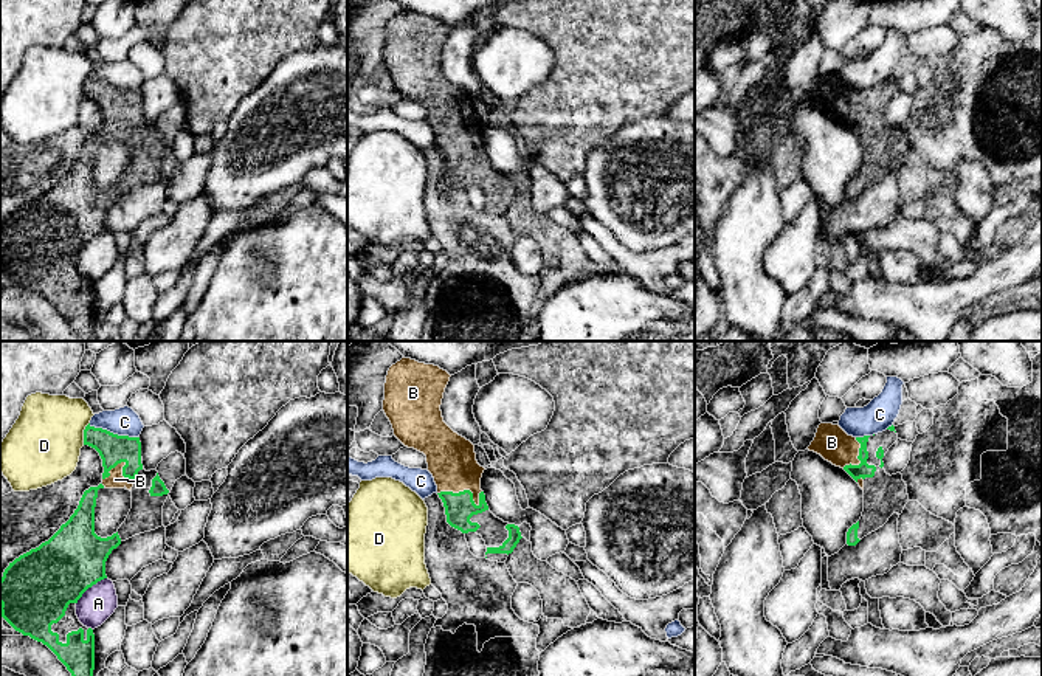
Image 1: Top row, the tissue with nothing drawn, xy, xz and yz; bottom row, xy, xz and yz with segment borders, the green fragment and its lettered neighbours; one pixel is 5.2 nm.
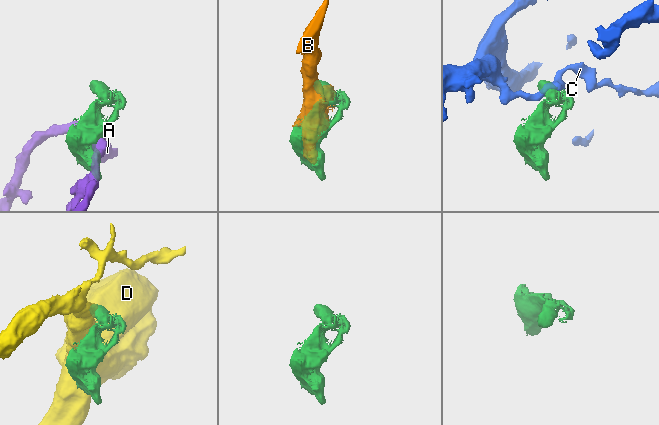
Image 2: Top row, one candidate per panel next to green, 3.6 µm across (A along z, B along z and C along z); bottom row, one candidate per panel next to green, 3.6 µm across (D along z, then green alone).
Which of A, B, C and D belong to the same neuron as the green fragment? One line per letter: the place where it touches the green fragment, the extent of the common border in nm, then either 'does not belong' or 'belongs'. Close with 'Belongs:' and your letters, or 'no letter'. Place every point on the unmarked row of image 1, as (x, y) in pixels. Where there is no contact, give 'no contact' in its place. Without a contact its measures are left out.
A: meets green in xy at (89, 239); contact 220 nm long; does not belong
B: meets green in xz at (462, 144); contact 240 nm long; belongs
C: meets green in xy at (112, 86); contact 280 nm long; does not belong
D: meets green in xy at (84, 86); contact 120 nm long; does not belong
Belongs: B

